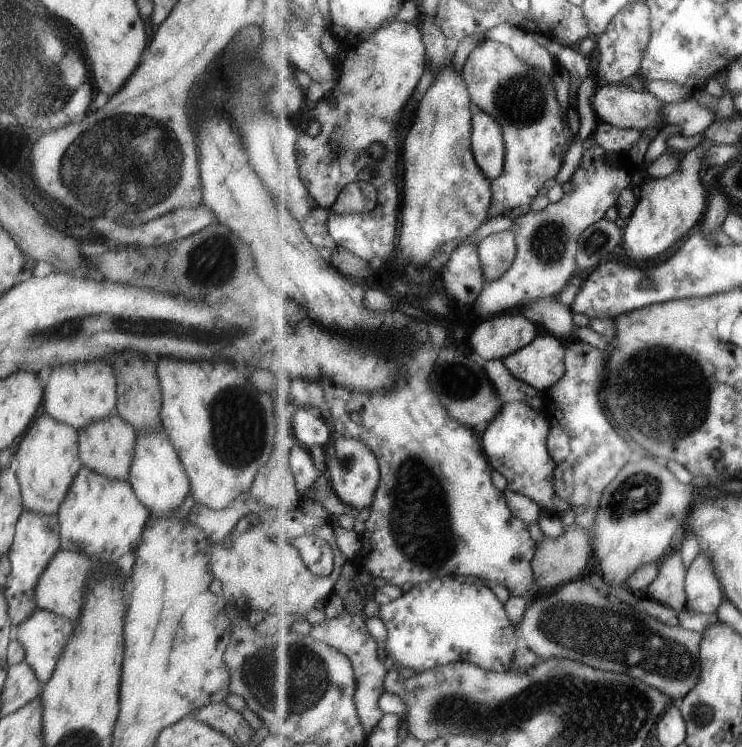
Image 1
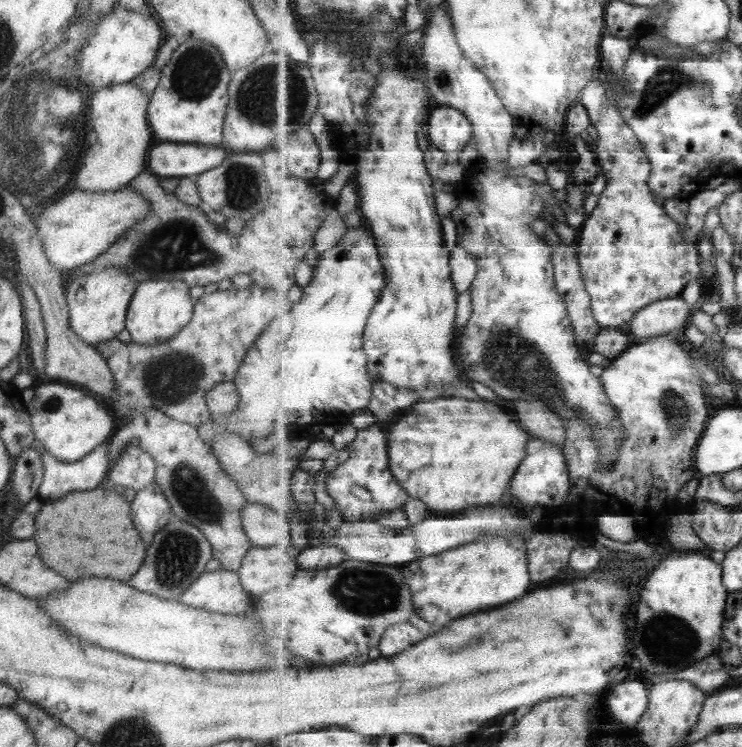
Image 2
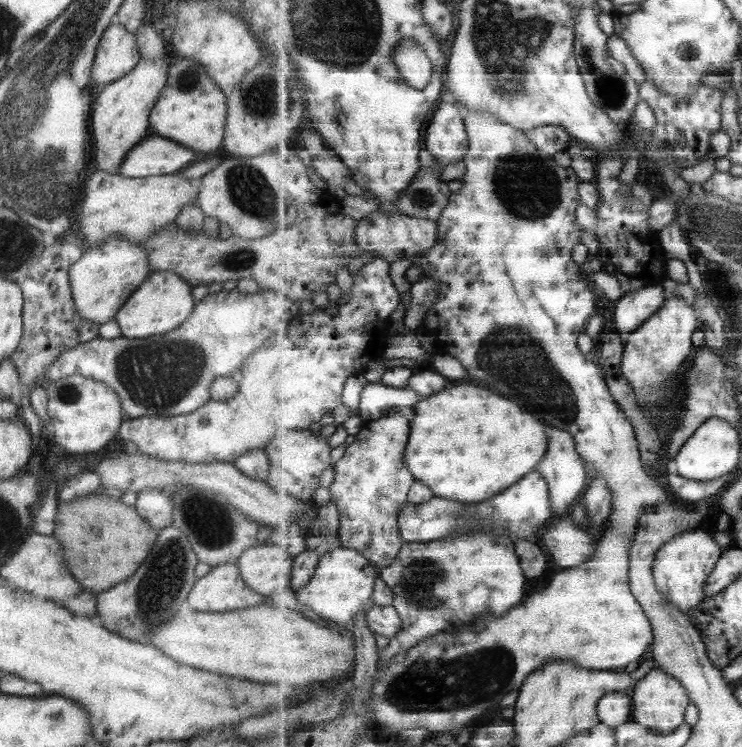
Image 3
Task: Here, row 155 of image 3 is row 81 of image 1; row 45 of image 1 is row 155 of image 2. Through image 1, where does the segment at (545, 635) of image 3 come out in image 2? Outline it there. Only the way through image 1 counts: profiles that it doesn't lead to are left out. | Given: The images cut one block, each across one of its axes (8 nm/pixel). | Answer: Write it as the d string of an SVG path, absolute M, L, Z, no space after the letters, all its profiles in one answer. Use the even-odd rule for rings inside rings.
M434 6L430 8L430 14L428 18L428 22L425 24L425 36L421 39L422 41L422 58L421 61L423 63L423 69L426 72L426 87L429 88L429 94L433 96L434 102L436 106L441 107L451 107L460 109L462 113L465 113L465 116L468 116L469 121L473 125L473 136L475 136L475 141L477 141L477 149L479 149L479 159L477 163L468 169L469 173L467 174L467 178L465 178L464 184L467 188L467 194L473 198L473 202L479 206L481 212L481 216L467 216L467 208L463 208L463 206L459 206L459 208L455 208L453 212L450 214L451 219L455 222L456 231L457 231L457 247L461 247L463 249L467 249L467 251L471 251L475 259L477 259L477 267L479 267L479 272L477 272L476 280L473 280L473 284L471 284L471 288L469 288L468 292L471 293L471 299L473 299L473 316L471 316L471 320L467 322L467 326L463 328L456 329L457 333L457 340L456 340L456 348L459 348L457 352L459 352L459 358L457 358L459 364L463 364L465 366L465 374L467 376L471 376L471 380L477 380L477 382L483 382L483 384L487 384L489 388L493 388L499 396L503 396L503 398L507 398L507 400L529 400L529 402L537 402L541 401L547 407L551 408L554 412L557 412L564 420L572 420L573 418L580 418L580 420L588 420L592 426L594 426L594 432L596 432L594 440L598 442L598 446L600 446L601 451L601 463L602 468L604 470L610 470L612 468L613 463L617 466L617 455L619 455L619 448L620 444L624 442L624 429L622 428L622 423L618 420L618 415L616 414L616 410L612 408L611 400L608 396L608 393L605 392L605 384L601 382L601 375L595 377L593 372L589 370L589 362L585 362L583 360L583 354L581 354L581 343L576 339L576 329L573 328L572 320L569 318L569 310L568 305L565 304L565 300L563 300L563 296L561 296L560 292L557 292L557 280L556 280L556 273L555 273L555 264L553 264L553 247L546 244L543 241L541 236L537 236L531 228L531 222L535 220L539 220L539 215L545 213L545 202L535 194L537 191L537 182L535 180L531 180L531 178L527 178L527 176L515 176L515 174L511 174L511 169L509 164L507 164L507 155L509 155L509 145L513 142L514 131L517 128L517 121L513 118L513 115L508 111L508 108L505 107L504 101L501 100L501 97L497 94L496 88L492 85L492 81L488 79L487 76L477 66L472 62L471 59L465 57L465 53L463 49L461 49L461 45L459 41L457 41L456 35L456 28L453 25L452 13L447 12L445 8L441 8L441 6ZM472 182L476 183L479 182L481 186L477 186L476 188L479 189L479 193L477 189L472 194L468 192L468 188Z

